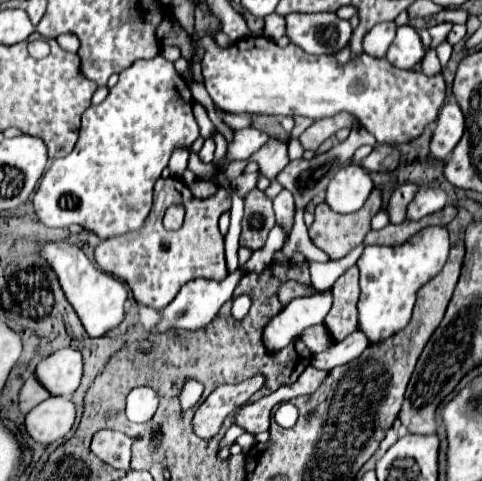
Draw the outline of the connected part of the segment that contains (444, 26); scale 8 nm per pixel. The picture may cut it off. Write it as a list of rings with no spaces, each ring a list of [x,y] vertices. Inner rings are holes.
[[[439,23],[439,25],[429,27],[429,33],[431,33],[431,39],[433,39],[433,45],[441,45],[441,43],[445,43],[449,31],[451,31],[451,23]]]

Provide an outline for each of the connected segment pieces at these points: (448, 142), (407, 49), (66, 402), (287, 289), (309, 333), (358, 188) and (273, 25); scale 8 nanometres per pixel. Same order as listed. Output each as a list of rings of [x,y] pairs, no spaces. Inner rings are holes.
[[[457,103],[443,105],[439,119],[437,119],[437,129],[431,139],[433,157],[437,157],[437,159],[447,157],[459,143],[463,129],[465,129],[465,119],[463,119],[459,105]]]
[[[403,25],[397,29],[387,59],[399,69],[413,69],[423,59],[423,43],[411,25]]]
[[[51,395],[27,413],[25,427],[29,435],[43,445],[63,439],[75,421],[75,403],[69,397]]]
[[[285,281],[281,287],[279,287],[279,301],[281,305],[289,305],[289,301],[297,299],[297,297],[309,297],[309,293],[319,293],[317,289],[313,289],[311,285],[301,285],[299,281]]]
[[[315,325],[309,327],[301,333],[301,341],[307,345],[307,349],[311,353],[321,353],[325,351],[329,345],[333,345],[333,339],[329,337],[329,331],[325,329],[325,325]]]
[[[357,163],[345,165],[329,183],[325,201],[337,213],[355,213],[363,207],[373,189],[369,171]]]
[[[271,13],[269,17],[263,17],[265,21],[265,29],[267,29],[267,37],[271,41],[279,41],[285,35],[285,19],[277,13]]]

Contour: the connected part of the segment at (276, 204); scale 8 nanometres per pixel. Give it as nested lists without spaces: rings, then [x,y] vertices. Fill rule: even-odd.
[[[283,189],[283,191],[273,199],[273,209],[275,209],[277,225],[285,231],[285,241],[287,241],[287,239],[289,239],[289,233],[291,233],[291,229],[293,229],[293,213],[295,213],[293,195]]]

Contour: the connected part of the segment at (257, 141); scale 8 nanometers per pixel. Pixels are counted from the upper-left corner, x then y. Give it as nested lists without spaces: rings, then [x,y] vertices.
[[[253,127],[247,129],[235,129],[233,131],[233,141],[227,143],[227,161],[247,161],[261,145],[269,141],[269,135],[263,131],[257,131]]]

